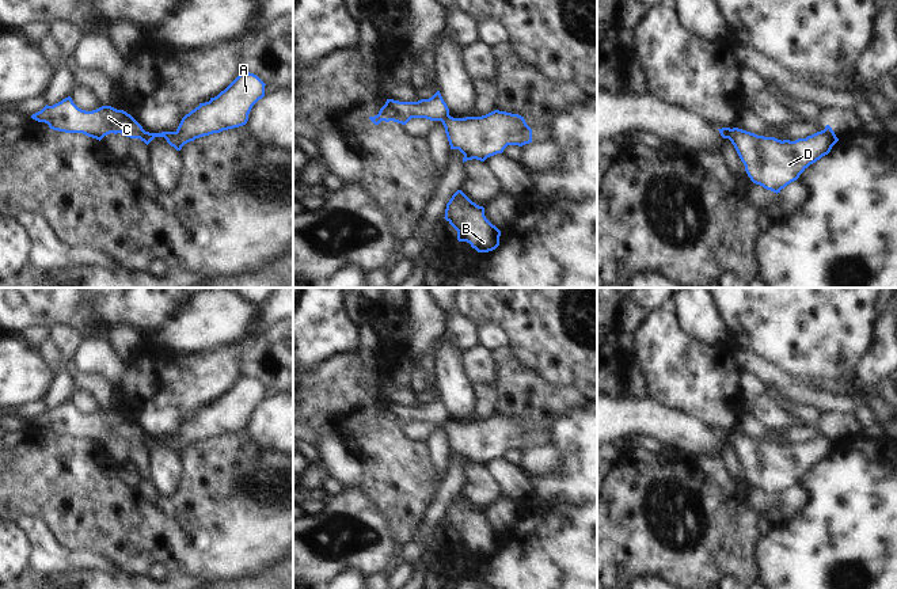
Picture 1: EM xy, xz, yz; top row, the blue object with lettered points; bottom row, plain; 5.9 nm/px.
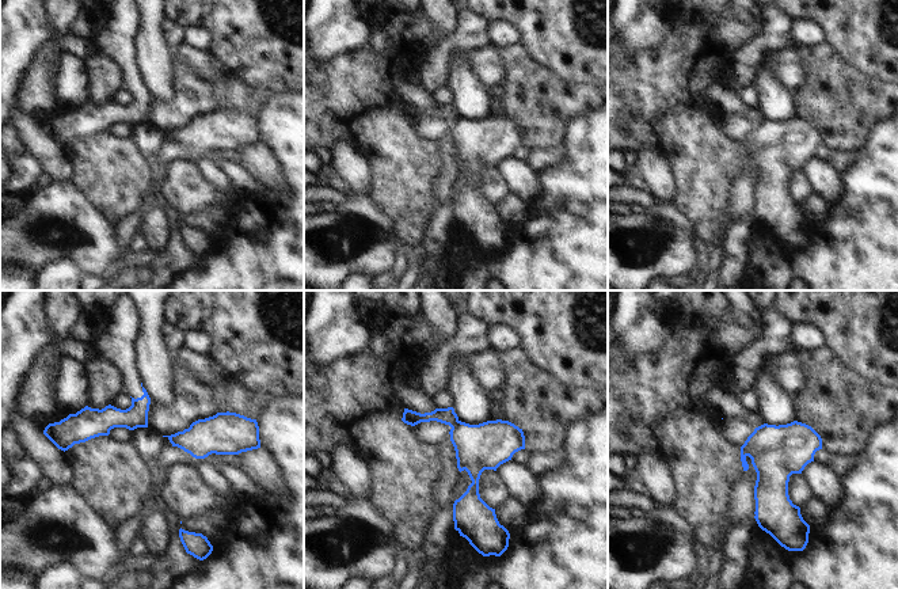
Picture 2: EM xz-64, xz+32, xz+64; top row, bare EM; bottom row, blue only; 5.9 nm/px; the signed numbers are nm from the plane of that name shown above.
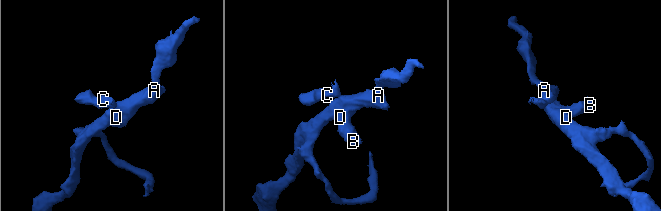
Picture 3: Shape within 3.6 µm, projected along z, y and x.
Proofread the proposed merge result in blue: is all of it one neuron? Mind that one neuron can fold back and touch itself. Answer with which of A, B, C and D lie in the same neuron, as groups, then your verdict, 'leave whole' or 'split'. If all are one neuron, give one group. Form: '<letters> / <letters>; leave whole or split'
A B D / C; split

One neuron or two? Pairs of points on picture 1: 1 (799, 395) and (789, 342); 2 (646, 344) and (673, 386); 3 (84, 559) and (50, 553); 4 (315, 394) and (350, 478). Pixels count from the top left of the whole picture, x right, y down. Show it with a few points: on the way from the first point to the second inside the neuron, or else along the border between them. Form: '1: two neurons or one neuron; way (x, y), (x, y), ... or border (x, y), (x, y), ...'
1: two neurons; border (767, 361), (785, 372), (808, 380)
2: one neuron; way (657, 354), (673, 371), (673, 375)
3: one neuron; way (76, 559), (59, 559)
4: two neurons; border (342, 439), (337, 434), (322, 432), (314, 444)

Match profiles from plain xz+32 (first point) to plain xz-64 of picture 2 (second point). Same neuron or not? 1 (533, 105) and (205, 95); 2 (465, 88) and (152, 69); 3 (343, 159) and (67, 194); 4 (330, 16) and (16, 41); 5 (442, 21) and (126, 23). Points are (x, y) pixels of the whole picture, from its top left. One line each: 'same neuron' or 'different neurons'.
1: different neurons
2: same neuron
3: different neurons
4: same neuron
5: same neuron

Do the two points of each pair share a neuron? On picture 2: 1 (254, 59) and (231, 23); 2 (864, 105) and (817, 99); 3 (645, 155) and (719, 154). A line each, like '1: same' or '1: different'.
1: same
2: same
3: different

